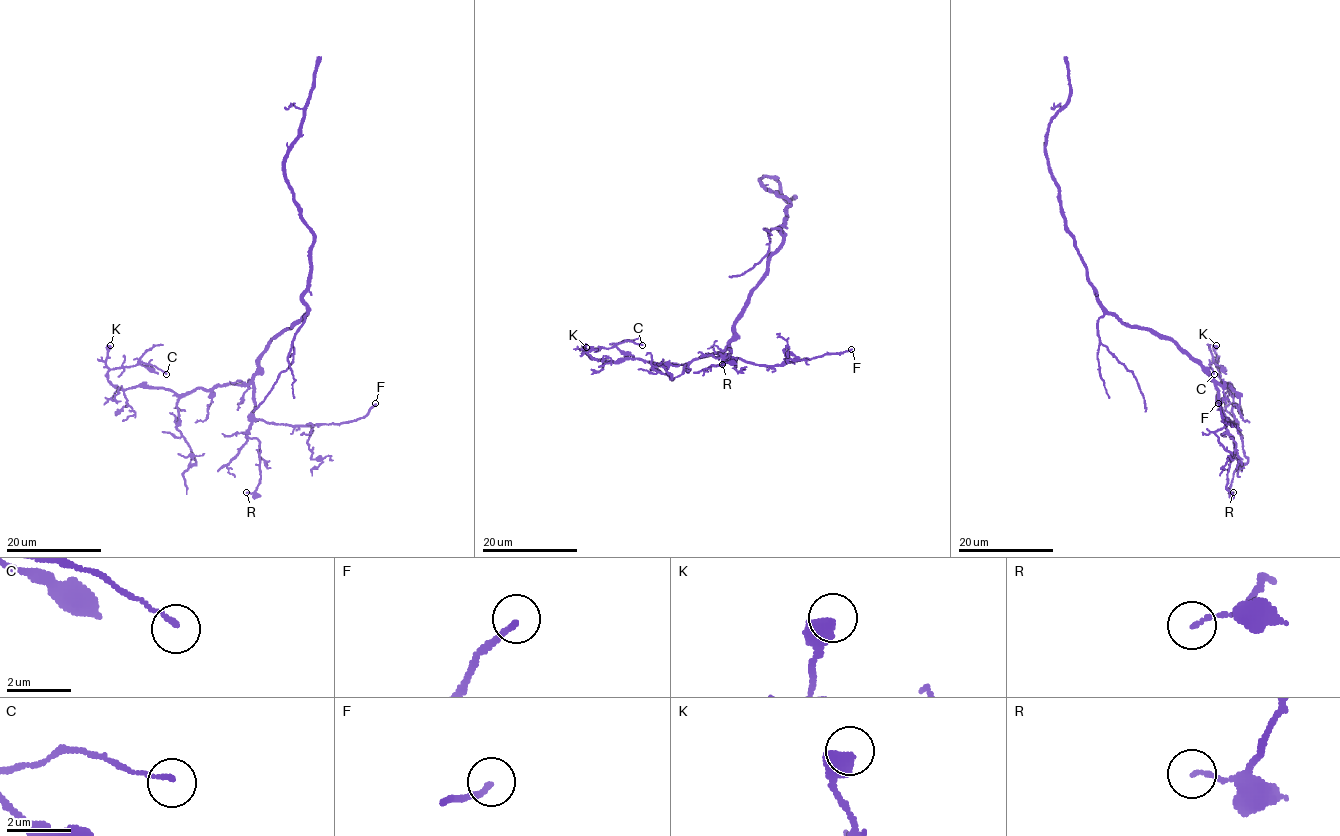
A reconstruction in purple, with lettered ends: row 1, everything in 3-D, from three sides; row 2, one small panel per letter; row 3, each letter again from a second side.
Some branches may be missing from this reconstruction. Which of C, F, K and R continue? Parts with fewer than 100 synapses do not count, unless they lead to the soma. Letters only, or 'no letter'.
no letter

